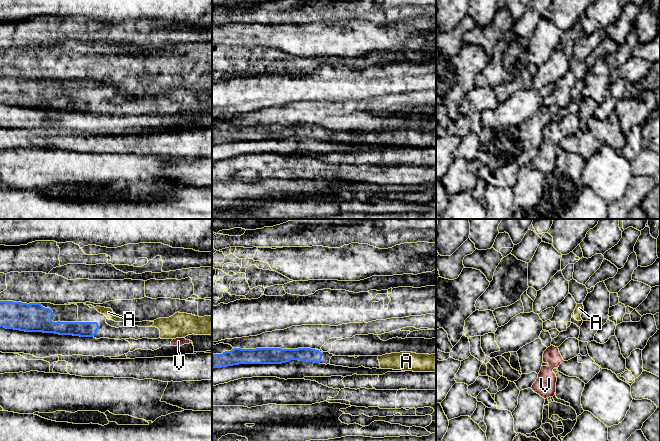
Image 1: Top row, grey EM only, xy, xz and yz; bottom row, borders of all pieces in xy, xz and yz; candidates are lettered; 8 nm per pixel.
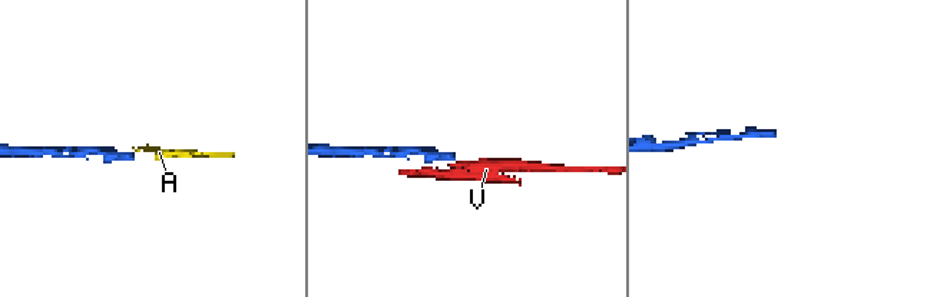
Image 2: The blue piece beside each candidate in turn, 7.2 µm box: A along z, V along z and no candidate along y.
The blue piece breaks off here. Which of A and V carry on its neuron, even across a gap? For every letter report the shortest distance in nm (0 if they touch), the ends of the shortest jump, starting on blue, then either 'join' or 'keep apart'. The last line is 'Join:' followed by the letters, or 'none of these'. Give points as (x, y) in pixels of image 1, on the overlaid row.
A: 80 nm apart; from blue across xy (96, 322), (101, 313); join
V: 600 nm apart; from blue across xy (99, 327), (170, 345); keep apart
Join: A

